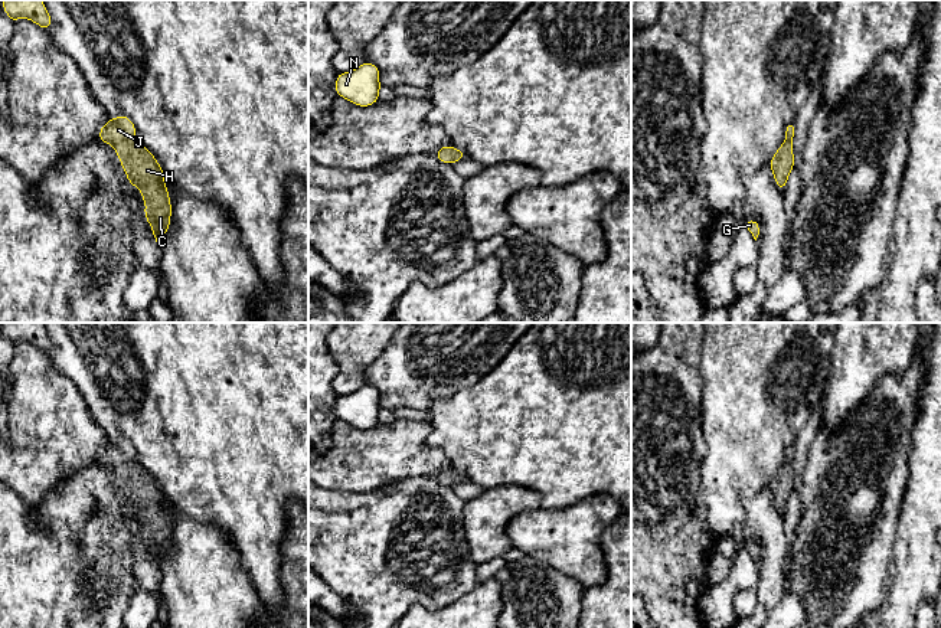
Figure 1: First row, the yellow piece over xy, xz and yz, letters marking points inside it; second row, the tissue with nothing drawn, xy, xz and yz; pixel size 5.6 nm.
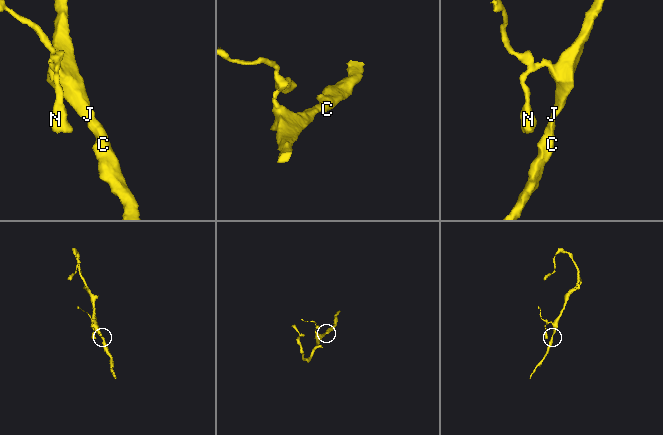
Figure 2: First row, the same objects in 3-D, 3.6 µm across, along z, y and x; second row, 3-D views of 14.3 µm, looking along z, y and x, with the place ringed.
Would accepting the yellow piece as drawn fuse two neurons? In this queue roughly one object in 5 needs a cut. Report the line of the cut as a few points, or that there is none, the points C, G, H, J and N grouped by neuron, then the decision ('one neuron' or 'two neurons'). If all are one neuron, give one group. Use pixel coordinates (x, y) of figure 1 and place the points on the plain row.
cut none; groups C G H J N; one neuron

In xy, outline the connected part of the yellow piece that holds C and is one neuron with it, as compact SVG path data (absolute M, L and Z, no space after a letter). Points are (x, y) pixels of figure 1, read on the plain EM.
M125 438L110 444L98 454L102 465L111 467L120 478L131 508L137 508L146 524L144 539L153 552L156 565L164 560L170 550L171 527L164 507L164 494L156 480L135 461L135 448Z

